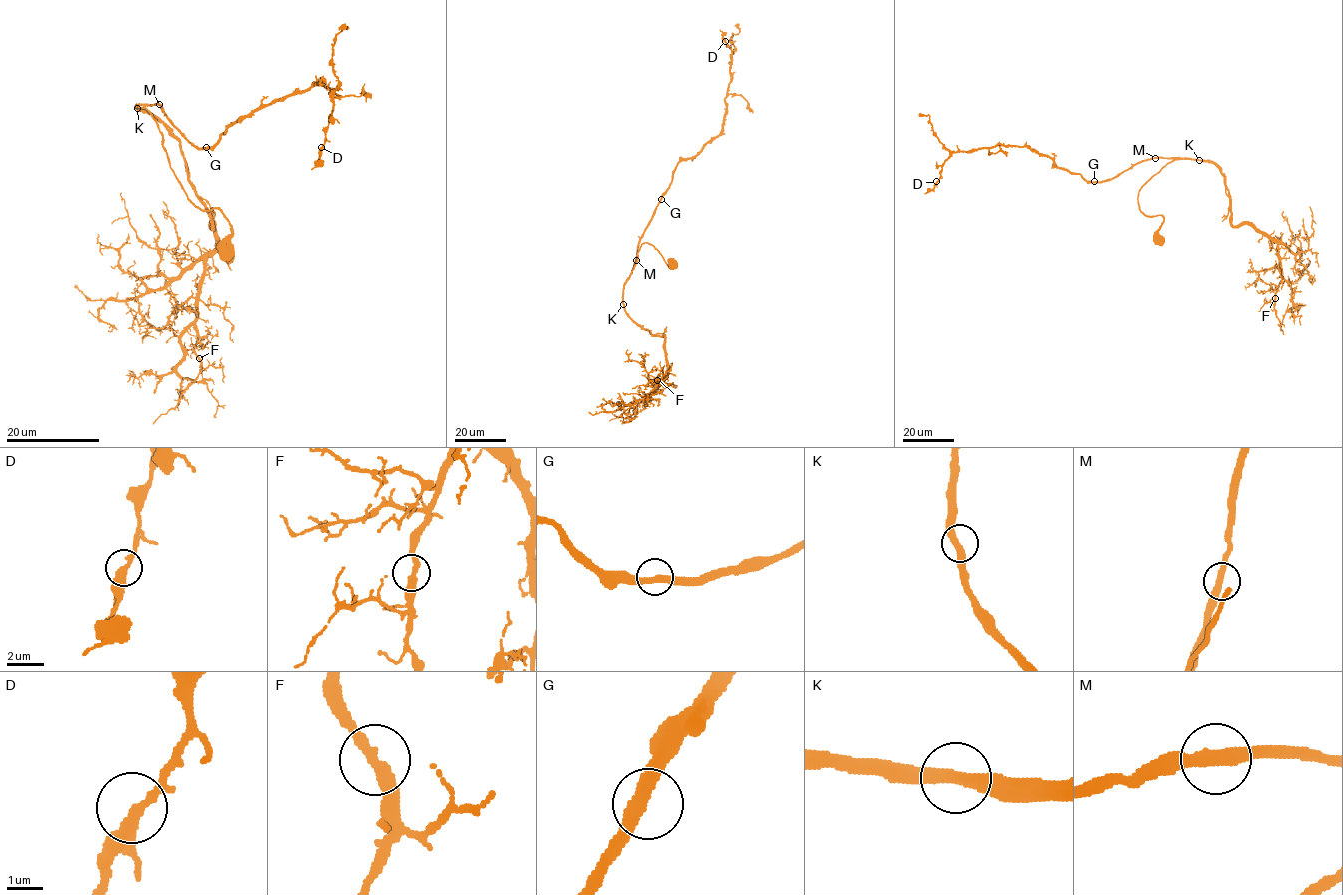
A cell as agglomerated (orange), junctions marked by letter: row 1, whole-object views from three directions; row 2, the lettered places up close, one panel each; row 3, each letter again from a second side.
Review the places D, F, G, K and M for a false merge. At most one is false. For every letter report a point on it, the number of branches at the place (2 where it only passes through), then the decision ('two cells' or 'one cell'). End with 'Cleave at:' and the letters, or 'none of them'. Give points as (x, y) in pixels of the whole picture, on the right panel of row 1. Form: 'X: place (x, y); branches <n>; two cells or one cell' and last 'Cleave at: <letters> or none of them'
D: place (936, 181); branches 2; one cell
F: place (1275, 298); branches 2; one cell
G: place (1094, 181); branches 2; one cell
K: place (1199, 160); branches 2; one cell
M: place (1155, 158); branches 2; one cell
Cleave at: none of them

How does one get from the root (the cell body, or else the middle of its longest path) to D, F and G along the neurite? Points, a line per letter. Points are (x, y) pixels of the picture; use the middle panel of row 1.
D: (672, 264), (645, 242), (628, 278), (676, 165), (722, 129), (731, 79), (725, 41)
F: (672, 264), (643, 243), (623, 289), (625, 312), (665, 338), (666, 376), (656, 387), (657, 380)
G: (672, 264), (675, 263), (671, 269), (654, 246), (645, 242), (628, 278), (639, 238), (661, 199)

